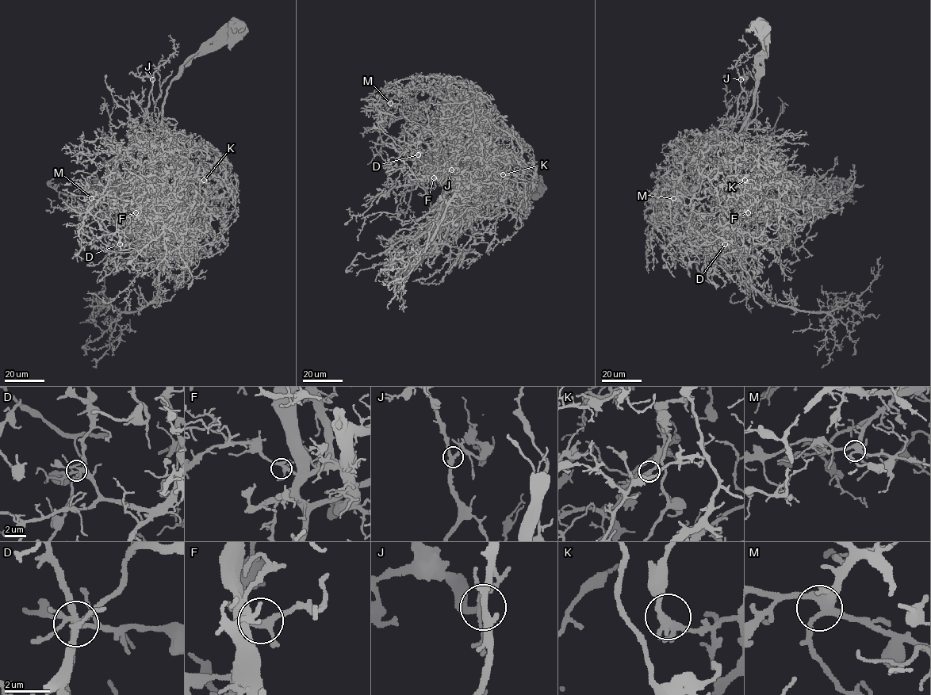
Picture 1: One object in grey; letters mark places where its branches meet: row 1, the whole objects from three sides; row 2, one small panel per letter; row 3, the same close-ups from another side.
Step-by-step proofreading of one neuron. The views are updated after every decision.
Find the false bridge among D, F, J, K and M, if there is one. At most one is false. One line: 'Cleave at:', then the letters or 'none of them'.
Cleave at: none of them

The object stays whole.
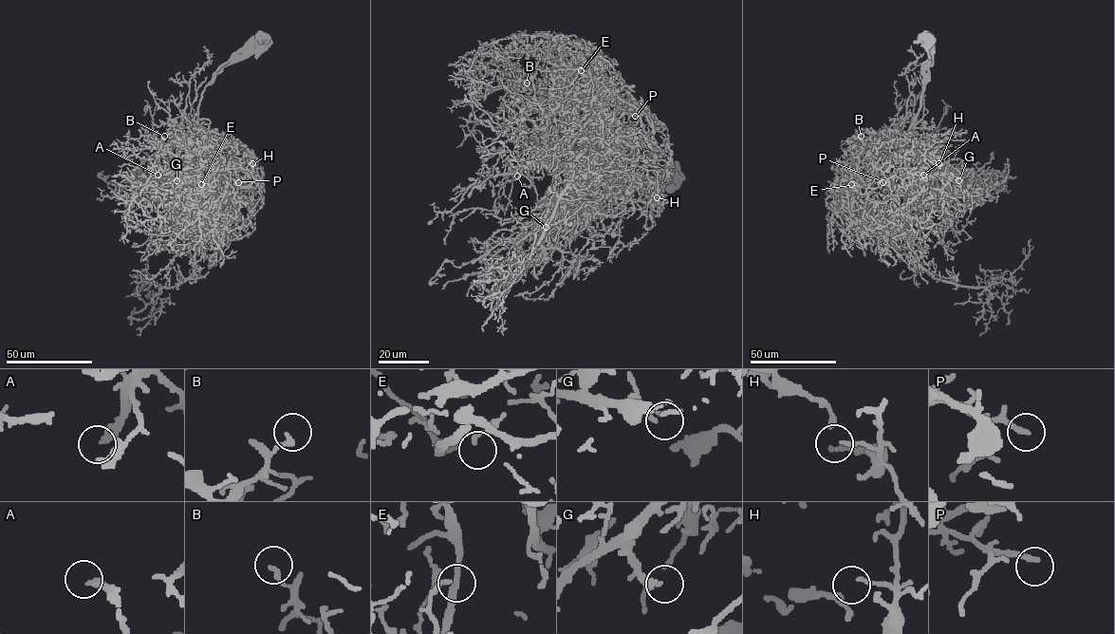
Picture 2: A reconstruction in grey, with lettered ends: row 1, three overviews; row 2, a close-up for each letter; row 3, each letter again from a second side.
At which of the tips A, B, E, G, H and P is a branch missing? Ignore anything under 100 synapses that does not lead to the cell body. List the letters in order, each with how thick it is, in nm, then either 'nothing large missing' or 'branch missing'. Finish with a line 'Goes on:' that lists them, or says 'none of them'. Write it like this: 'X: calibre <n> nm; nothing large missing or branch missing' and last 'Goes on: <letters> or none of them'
A: calibre 280 nm; branch missing
B: calibre 190 nm; nothing large missing
E: calibre 160 nm; nothing large missing
G: calibre 220 nm; branch missing
H: calibre 120 nm; nothing large missing
P: calibre 150 nm; nothing large missing
Goes on: A, G

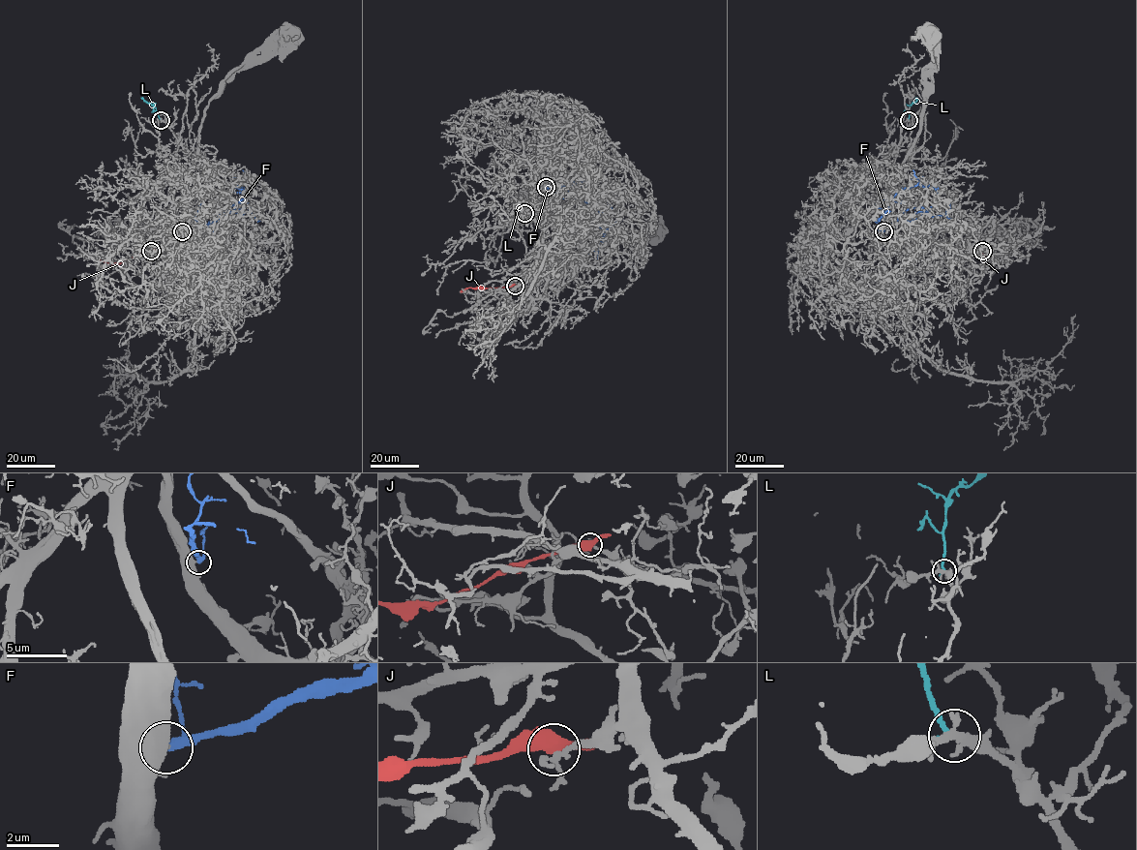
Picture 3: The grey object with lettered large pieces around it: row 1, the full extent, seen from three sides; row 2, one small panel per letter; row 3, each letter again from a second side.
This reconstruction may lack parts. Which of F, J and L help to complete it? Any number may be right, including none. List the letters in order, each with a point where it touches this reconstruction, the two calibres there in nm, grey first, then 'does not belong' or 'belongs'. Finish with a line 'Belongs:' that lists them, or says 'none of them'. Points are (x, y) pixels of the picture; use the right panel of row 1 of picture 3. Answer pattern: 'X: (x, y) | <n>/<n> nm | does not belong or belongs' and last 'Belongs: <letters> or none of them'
F: (883, 231) | 500/280 nm | does not belong
J: (982, 251) | 200/500 nm | does not belong
L: (909, 120) | 240/240 nm | belongs
Belongs: L

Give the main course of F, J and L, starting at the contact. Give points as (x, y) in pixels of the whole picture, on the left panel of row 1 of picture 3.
F: (182, 231), (216, 221), (245, 196), (244, 191), (237, 186), (241, 186), (241, 192), (233, 192)
J: (150, 251), (119, 262), (96, 259)
L: (161, 120), (155, 107), (140, 97)

